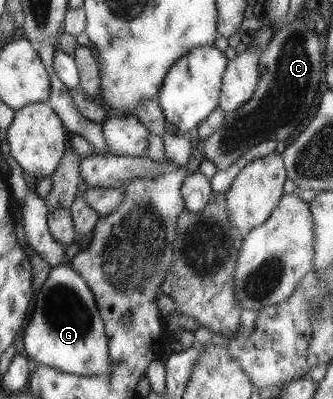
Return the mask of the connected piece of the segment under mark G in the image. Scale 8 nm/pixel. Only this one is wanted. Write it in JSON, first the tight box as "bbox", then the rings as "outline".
{"bbox":[22,263,110,376],"outline":[[[62,263],[51,267],[48,277],[38,290],[35,308],[25,327],[22,341],[27,358],[33,365],[48,365],[58,371],[79,376],[109,374],[110,337],[93,290],[72,265]]]}

